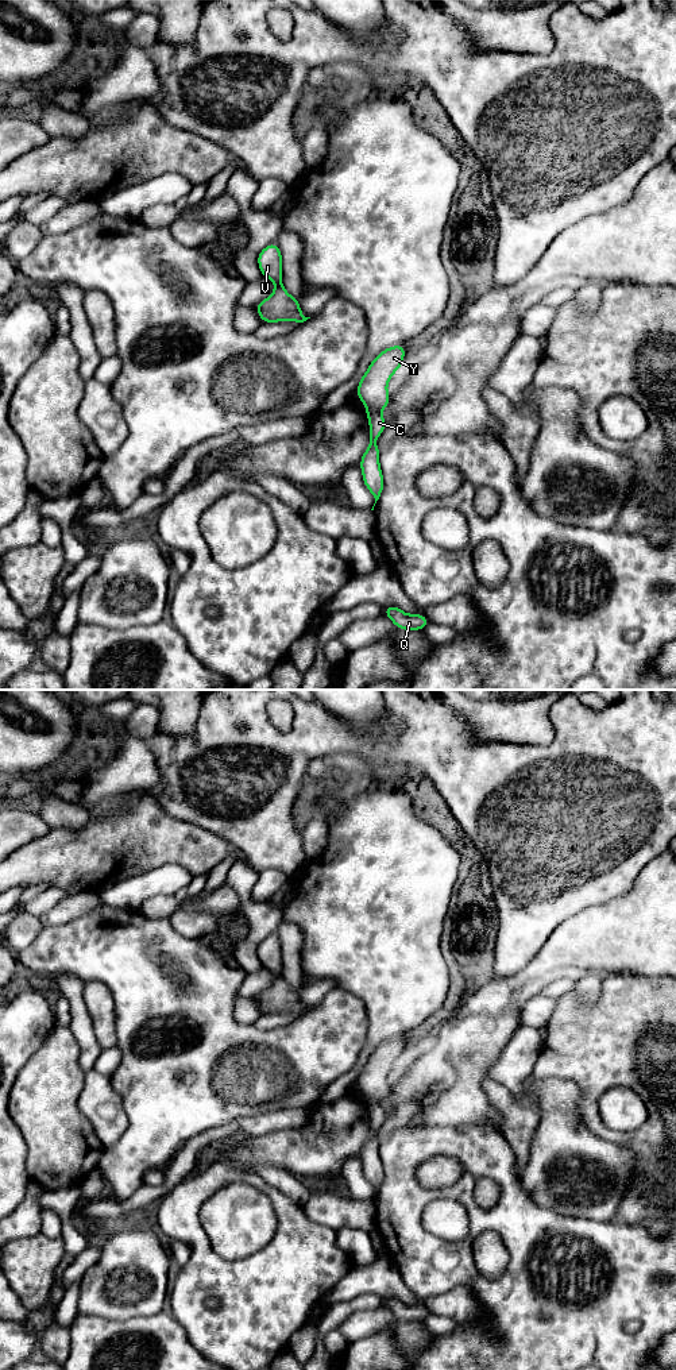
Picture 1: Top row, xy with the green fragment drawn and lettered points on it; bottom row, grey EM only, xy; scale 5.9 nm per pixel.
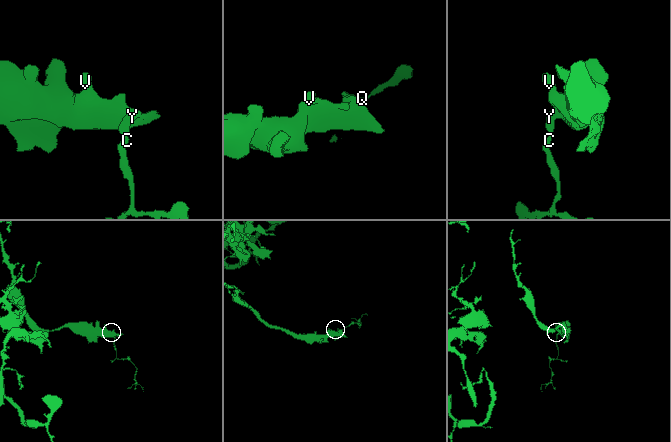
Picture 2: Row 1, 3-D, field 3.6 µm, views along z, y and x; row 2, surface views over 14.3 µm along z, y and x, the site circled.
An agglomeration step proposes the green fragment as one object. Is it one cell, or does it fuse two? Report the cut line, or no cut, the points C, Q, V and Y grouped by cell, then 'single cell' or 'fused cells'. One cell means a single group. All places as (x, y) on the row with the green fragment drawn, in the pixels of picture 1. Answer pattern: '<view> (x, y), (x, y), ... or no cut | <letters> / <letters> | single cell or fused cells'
no cut | C Q V Y | single cell

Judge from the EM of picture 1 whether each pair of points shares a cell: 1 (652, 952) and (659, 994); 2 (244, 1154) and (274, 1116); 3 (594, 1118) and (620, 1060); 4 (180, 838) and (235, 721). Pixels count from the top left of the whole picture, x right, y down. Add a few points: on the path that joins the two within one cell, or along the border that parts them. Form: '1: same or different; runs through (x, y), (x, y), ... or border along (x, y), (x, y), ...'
1: different; border along (625, 973), (661, 976)
2: different; border along (290, 1129), (278, 1129), (248, 1137)
3: same; runs through (591, 1103), (591, 1088), (605, 1075)
4: different; border along (161, 805), (169, 814), (201, 826), (216, 836)

